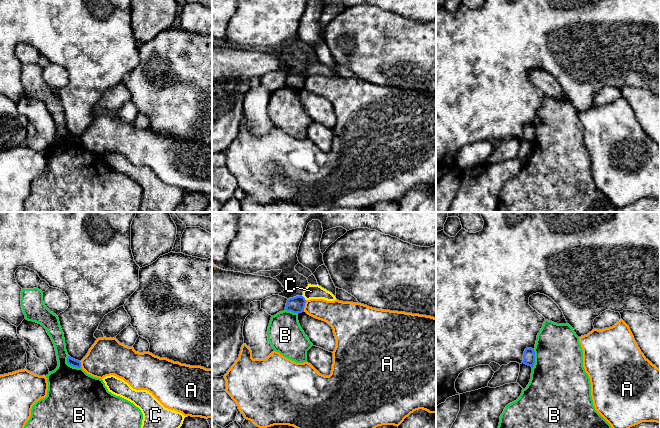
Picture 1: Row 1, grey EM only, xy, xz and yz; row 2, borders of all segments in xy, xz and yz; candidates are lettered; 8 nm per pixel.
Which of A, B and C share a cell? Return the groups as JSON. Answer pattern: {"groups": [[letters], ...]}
{"groups": [["A"], ["B"], ["C"]]}

